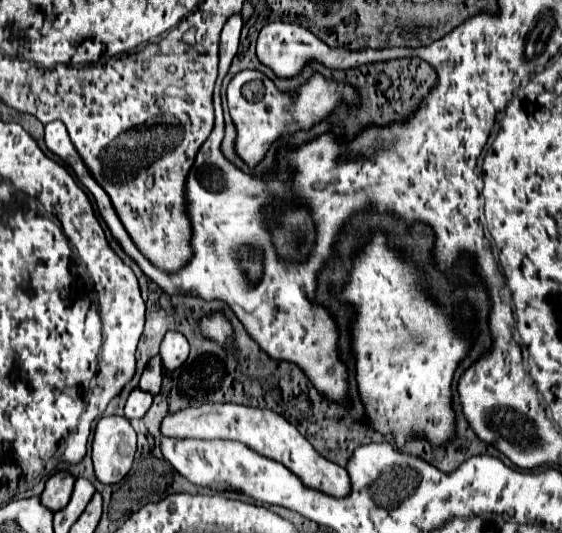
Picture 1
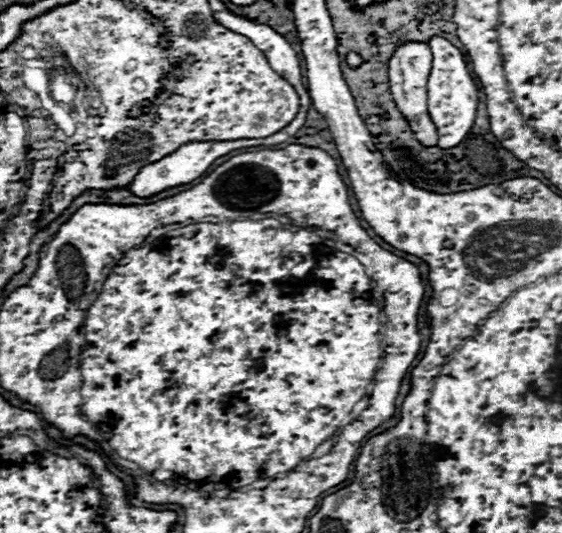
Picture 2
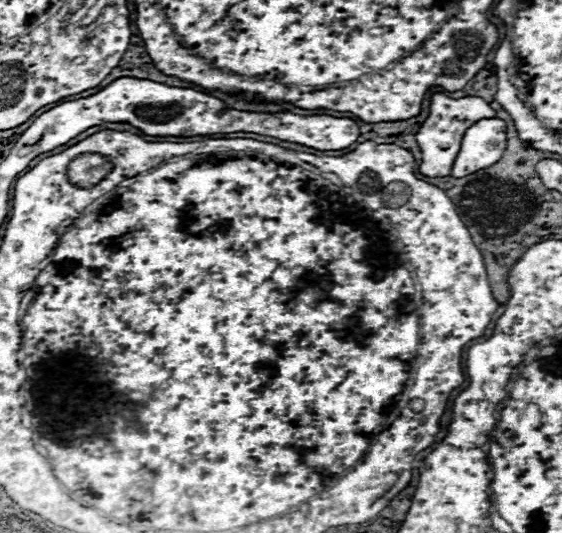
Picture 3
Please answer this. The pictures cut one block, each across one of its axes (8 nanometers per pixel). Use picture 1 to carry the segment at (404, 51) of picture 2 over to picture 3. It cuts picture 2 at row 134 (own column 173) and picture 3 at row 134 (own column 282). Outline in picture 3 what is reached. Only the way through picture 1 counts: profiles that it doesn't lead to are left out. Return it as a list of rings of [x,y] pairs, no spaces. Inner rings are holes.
[[[434,94],[432,102],[430,102],[430,116],[416,134],[416,142],[422,152],[420,174],[432,176],[432,178],[450,174],[450,170],[454,166],[454,158],[460,152],[466,130],[472,124],[476,124],[484,118],[494,118],[494,116],[496,116],[496,110],[492,110],[490,104],[478,96],[464,96],[460,100],[454,100],[454,98],[448,98],[446,94]]]

